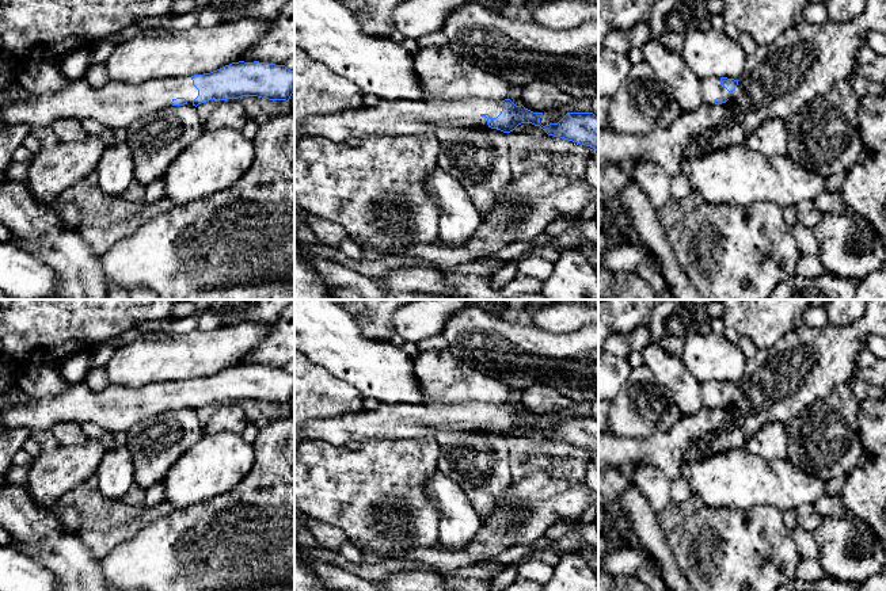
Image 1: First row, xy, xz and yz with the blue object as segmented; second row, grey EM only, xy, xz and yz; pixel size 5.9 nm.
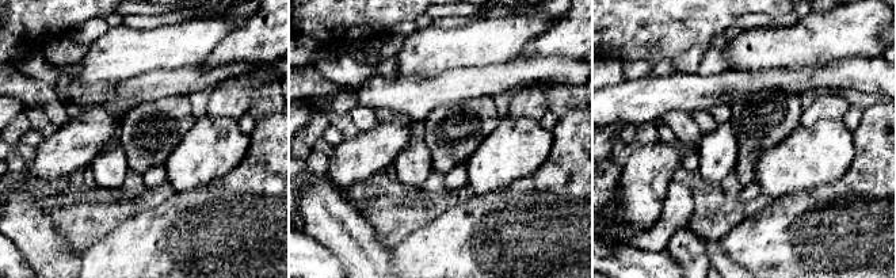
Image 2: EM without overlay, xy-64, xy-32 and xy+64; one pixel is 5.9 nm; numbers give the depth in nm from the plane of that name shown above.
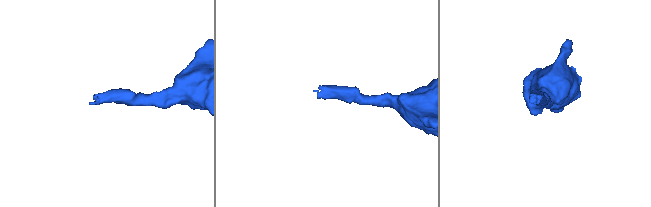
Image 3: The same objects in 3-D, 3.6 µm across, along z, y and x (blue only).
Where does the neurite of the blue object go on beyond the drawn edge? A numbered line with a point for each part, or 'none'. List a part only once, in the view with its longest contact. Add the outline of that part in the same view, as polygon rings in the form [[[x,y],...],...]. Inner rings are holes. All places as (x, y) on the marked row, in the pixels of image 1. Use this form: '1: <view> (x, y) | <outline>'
1: xz (386, 118) | [[[478,98],[380,100],[374,106],[308,115],[297,123],[301,138],[322,137],[334,142],[346,142],[351,137],[407,136],[426,131],[438,134],[452,127],[488,127],[484,115],[497,118],[501,111],[502,100]]]

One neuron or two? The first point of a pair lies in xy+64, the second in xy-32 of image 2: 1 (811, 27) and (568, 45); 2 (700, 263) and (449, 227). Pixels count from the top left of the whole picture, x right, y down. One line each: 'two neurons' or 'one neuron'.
1: two neurons
2: two neurons

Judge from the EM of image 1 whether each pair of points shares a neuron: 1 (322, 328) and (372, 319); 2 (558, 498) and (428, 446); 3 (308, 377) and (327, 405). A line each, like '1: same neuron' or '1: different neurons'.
1: different neurons
2: different neurons
3: same neuron

